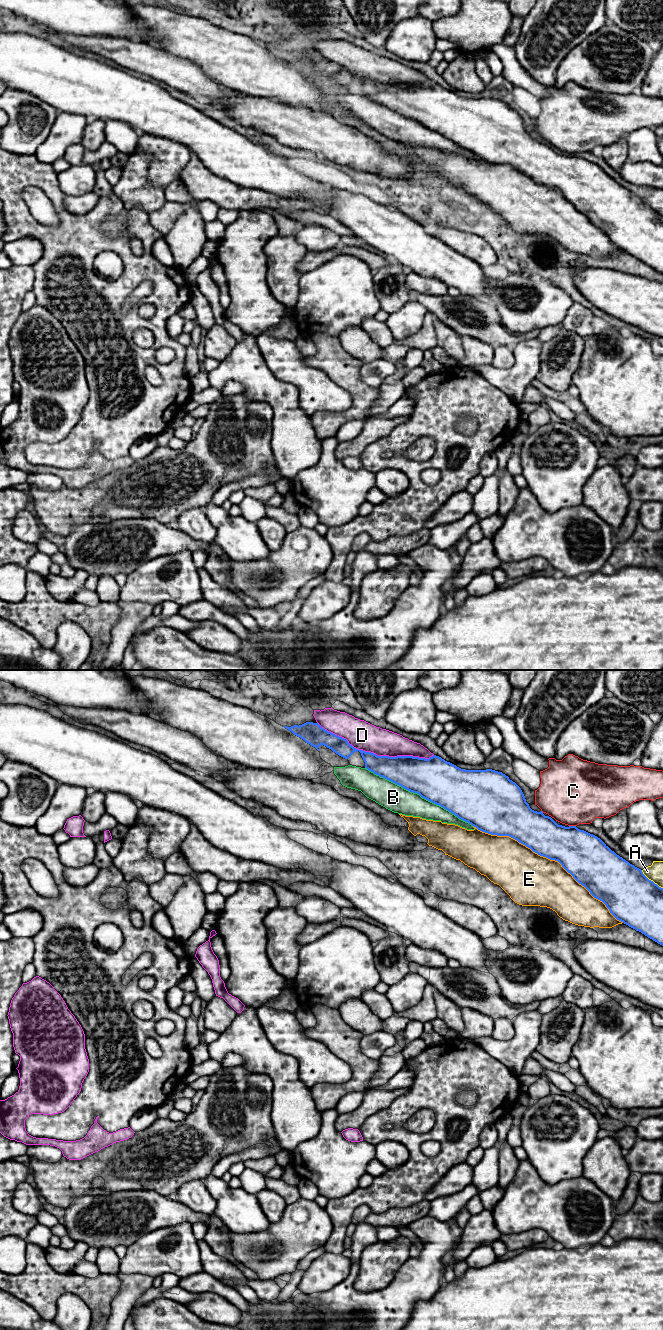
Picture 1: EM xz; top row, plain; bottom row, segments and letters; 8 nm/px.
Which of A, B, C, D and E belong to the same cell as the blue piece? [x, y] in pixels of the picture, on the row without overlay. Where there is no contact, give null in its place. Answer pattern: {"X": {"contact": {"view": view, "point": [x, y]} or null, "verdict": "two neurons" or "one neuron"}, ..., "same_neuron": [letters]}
{"A": {"contact": {"view": "xz", "point": [650, 208]}, "verdict": "two neurons"}, "B": {"contact": {"view": "xz", "point": [419, 122]}, "verdict": "one neuron"}, "C": {"contact": {"view": "xz", "point": [572, 154]}, "verdict": "two neurons"}, "D": {"contact": {"view": "xz", "point": [375, 82]}, "verdict": "two neurons"}, "E": {"contact": {"view": "xz", "point": [549, 186]}, "verdict": "two neurons"}, "same_neuron": ["B"]}

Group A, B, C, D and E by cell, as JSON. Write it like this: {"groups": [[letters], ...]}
{"groups": [["A"], ["B"], ["C"], ["D"], ["E"]]}

